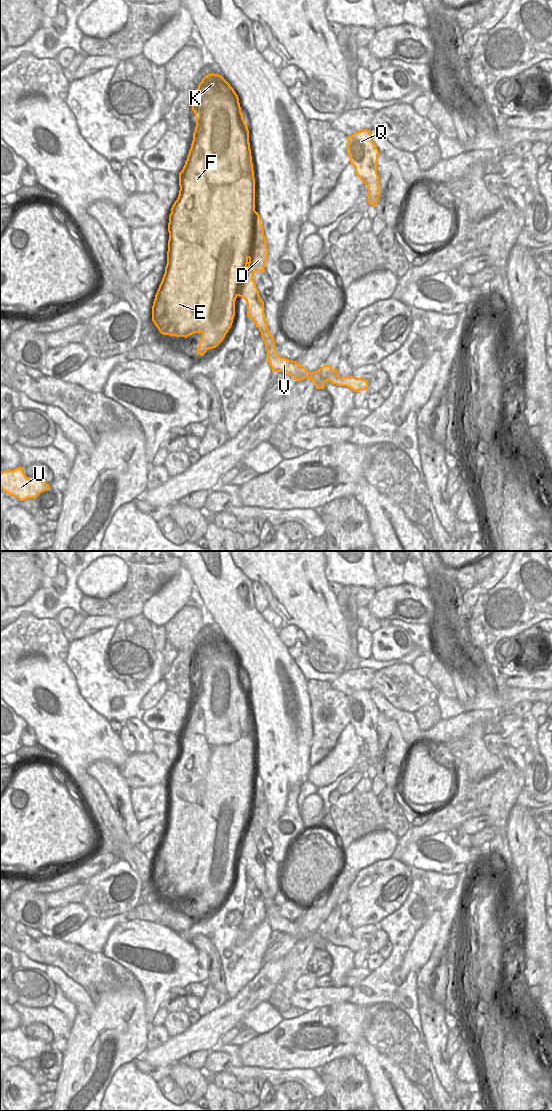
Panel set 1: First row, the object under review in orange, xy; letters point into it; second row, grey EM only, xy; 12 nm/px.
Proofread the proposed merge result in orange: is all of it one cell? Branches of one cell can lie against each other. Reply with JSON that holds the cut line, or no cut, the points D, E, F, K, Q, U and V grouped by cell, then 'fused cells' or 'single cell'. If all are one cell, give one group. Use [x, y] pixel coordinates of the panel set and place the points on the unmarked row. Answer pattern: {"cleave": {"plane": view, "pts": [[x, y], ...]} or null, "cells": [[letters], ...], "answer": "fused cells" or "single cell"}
{"cleave": {"plane": "xy", "pts": [[318, 929], [328, 940]]}, "cells": [["D", "E", "F", "K", "V"], ["Q", "U"]], "answer": "fused cells"}

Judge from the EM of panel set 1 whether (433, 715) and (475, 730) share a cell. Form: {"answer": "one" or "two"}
{"answer": "two"}

